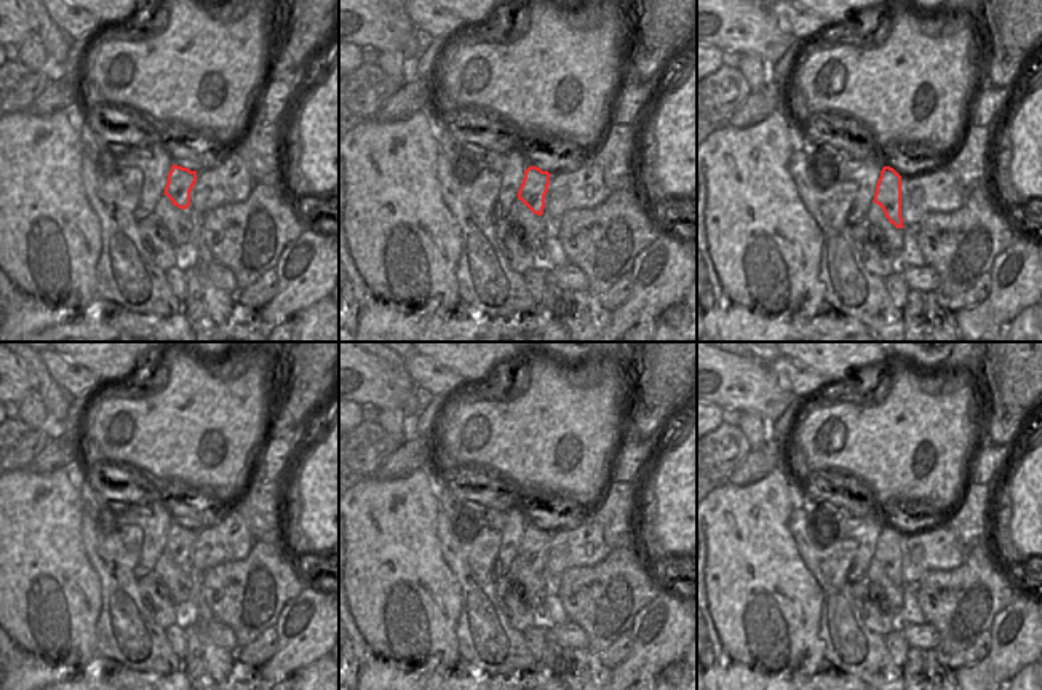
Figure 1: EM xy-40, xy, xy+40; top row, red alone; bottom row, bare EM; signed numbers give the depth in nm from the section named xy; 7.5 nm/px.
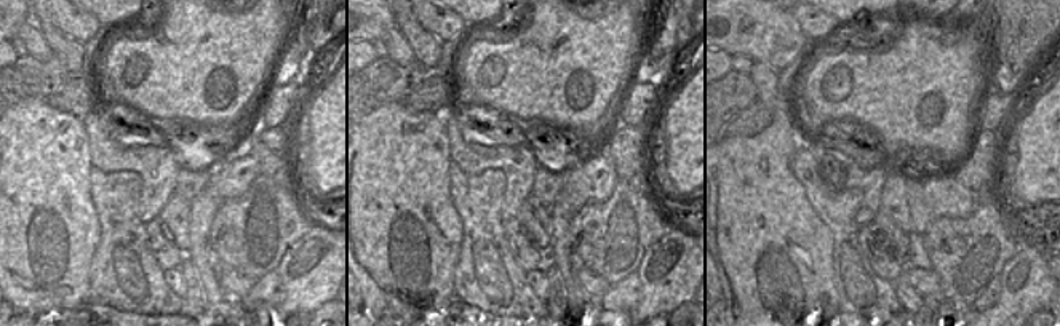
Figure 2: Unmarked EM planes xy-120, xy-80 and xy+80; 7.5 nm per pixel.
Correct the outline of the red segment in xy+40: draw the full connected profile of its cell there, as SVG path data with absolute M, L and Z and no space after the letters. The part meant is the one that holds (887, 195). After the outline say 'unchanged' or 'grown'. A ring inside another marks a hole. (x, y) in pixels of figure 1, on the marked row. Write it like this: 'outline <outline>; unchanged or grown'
outline M884 166L876 185L874 200L897 228L903 228L901 217L901 176L890 166Z; unchanged

